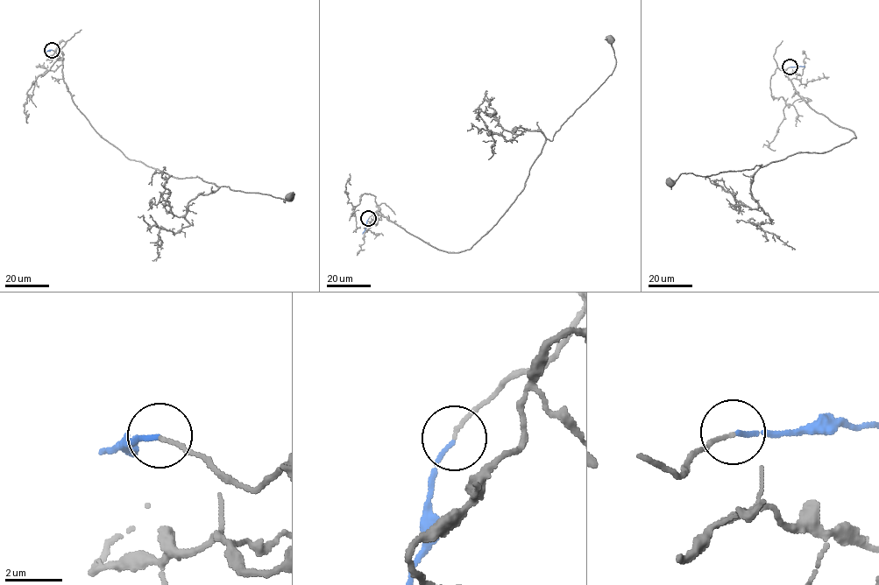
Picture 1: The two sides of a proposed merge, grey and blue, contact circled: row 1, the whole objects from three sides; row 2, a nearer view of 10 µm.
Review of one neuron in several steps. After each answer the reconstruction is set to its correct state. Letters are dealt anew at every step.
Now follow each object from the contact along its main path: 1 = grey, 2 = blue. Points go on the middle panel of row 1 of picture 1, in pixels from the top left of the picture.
1: (368, 219), (379, 209), (439, 249), (469, 250), (523, 189), (546, 140), (612, 73), (611, 39)
2: (368, 219), (362, 234)

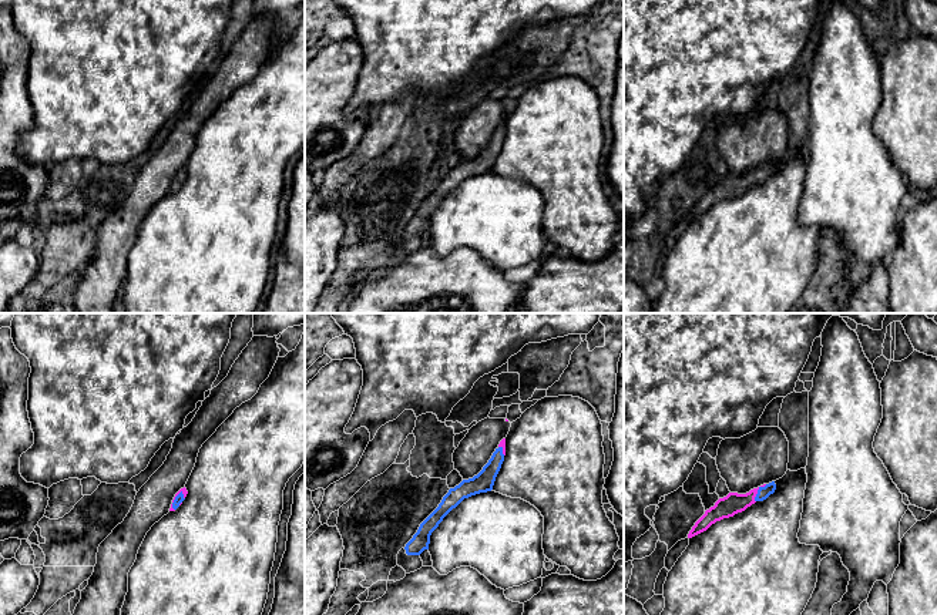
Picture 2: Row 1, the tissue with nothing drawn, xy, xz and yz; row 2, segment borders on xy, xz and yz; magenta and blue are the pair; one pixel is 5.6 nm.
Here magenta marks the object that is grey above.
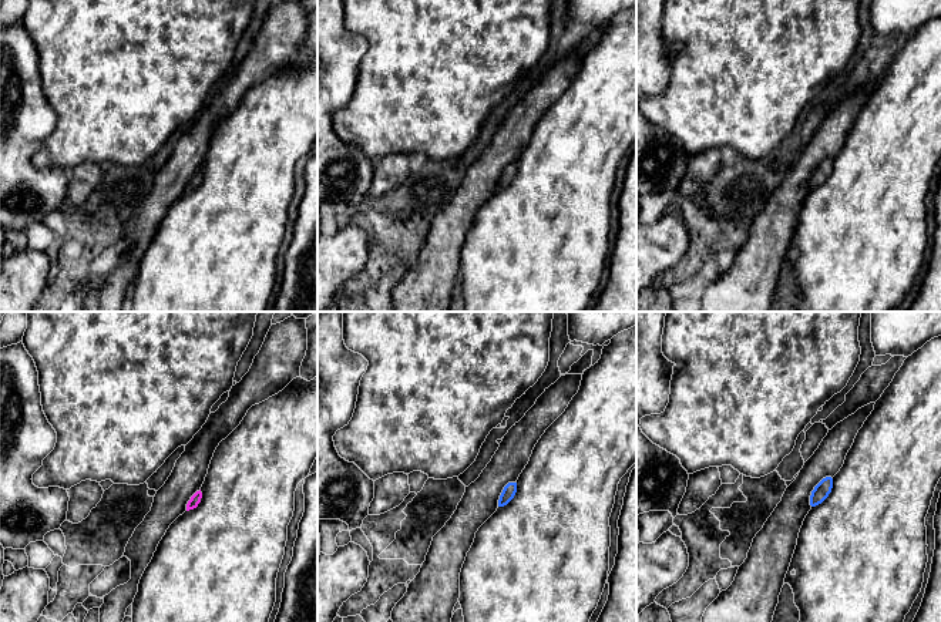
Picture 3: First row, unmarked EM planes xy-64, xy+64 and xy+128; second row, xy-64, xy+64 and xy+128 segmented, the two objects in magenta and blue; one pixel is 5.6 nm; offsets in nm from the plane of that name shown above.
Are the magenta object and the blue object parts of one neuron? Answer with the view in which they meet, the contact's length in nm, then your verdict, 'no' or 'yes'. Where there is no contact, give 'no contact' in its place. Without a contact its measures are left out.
contact in yz; length 120 nm; yes

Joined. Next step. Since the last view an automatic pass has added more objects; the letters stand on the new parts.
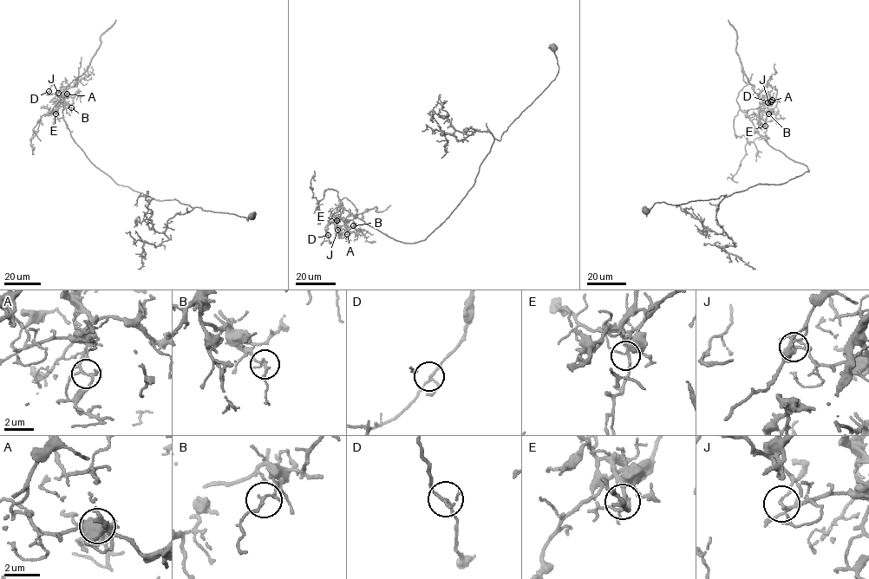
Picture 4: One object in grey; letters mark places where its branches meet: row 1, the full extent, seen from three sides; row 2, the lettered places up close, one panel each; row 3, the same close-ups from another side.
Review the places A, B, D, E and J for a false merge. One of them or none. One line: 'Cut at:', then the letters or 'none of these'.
Cut at: J

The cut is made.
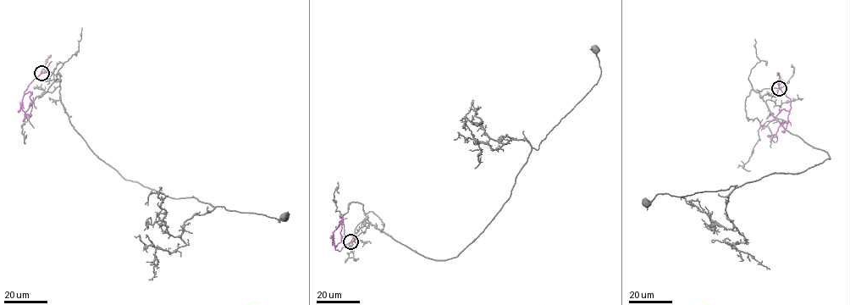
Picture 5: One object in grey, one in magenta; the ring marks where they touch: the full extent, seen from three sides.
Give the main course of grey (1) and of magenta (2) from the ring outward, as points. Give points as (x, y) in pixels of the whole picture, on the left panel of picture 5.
1: (41, 73), (59, 74), (69, 122), (124, 178), (174, 199), (284, 219), (288, 212), (284, 218)
2: (41, 73), (24, 93), (22, 110), (30, 114)

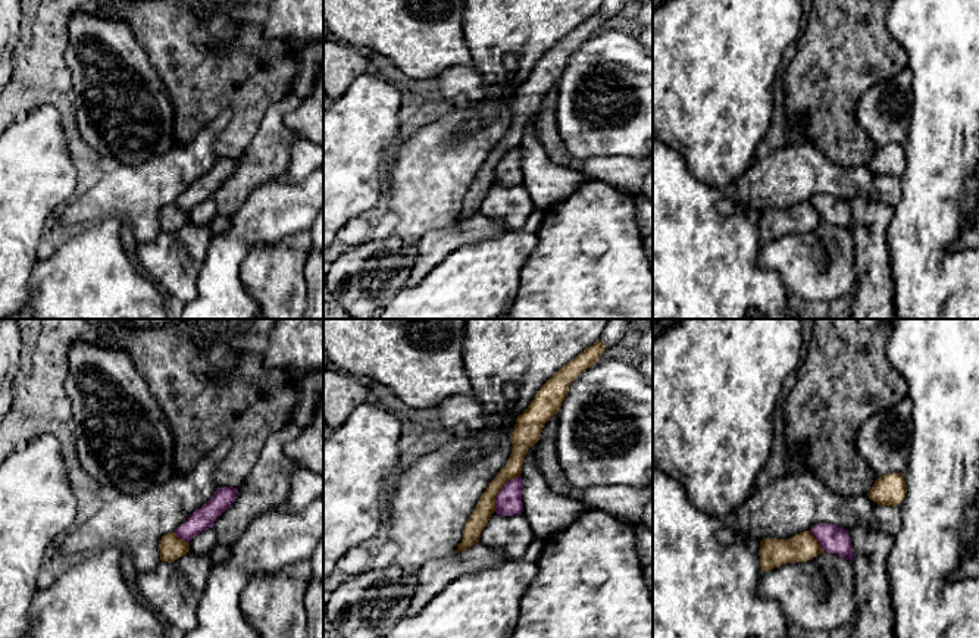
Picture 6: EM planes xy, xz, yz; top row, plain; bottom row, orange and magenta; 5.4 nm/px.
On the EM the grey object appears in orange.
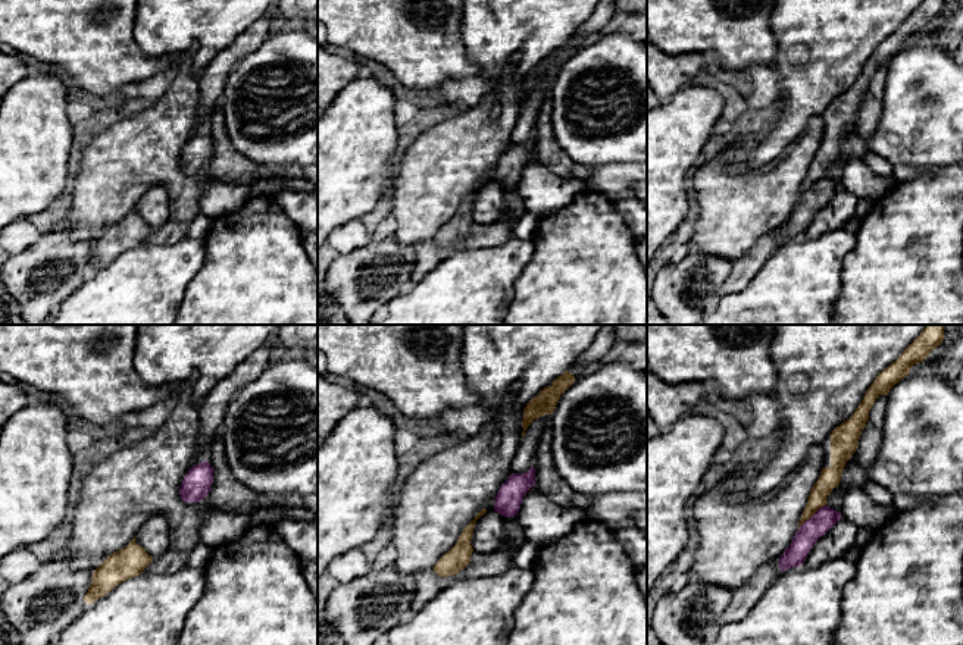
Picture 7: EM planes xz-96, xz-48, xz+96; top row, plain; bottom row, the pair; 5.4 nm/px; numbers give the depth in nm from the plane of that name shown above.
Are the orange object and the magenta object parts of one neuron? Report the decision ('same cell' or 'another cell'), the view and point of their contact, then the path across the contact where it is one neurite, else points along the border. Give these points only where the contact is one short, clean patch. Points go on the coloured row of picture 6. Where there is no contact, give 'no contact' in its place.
another cell; contact xz (500, 488); border xz (519, 475), (509, 479), (499, 491), (494, 510)

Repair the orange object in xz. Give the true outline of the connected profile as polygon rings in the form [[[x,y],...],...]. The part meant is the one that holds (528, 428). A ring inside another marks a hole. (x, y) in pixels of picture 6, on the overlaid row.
[[[598,340],[579,353],[539,388],[528,409],[517,416],[514,431],[510,435],[513,445],[512,454],[506,466],[481,495],[475,510],[466,522],[463,540],[454,553],[465,551],[479,541],[481,532],[495,512],[498,491],[507,481],[520,476],[525,454],[538,442],[544,425],[559,412],[572,382],[578,379],[585,369],[595,365],[606,350],[607,348]]]

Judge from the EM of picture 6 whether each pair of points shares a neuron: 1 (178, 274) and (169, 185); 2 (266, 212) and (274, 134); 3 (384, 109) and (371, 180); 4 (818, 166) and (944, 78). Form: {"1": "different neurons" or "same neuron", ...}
{"1": "different neurons", "2": "different neurons", "3": "same neuron", "4": "different neurons"}

